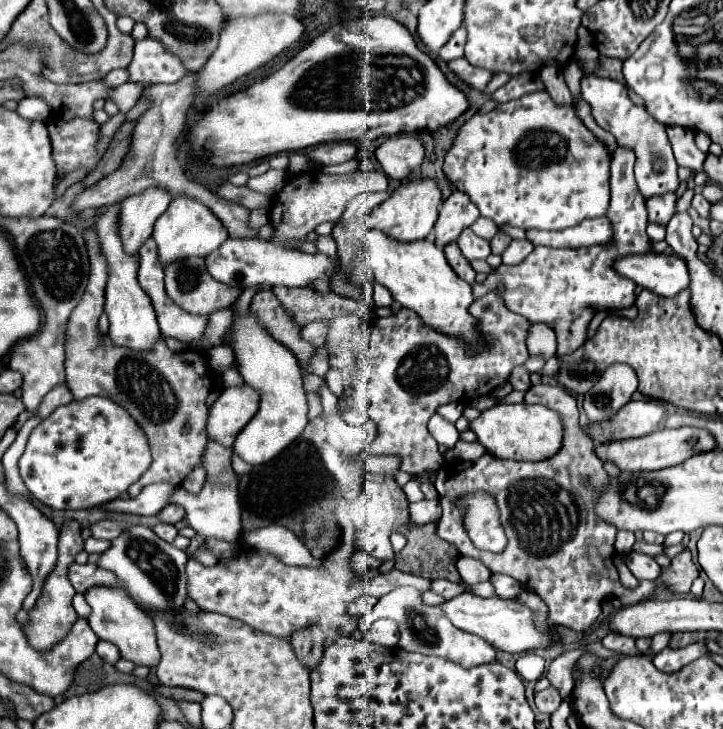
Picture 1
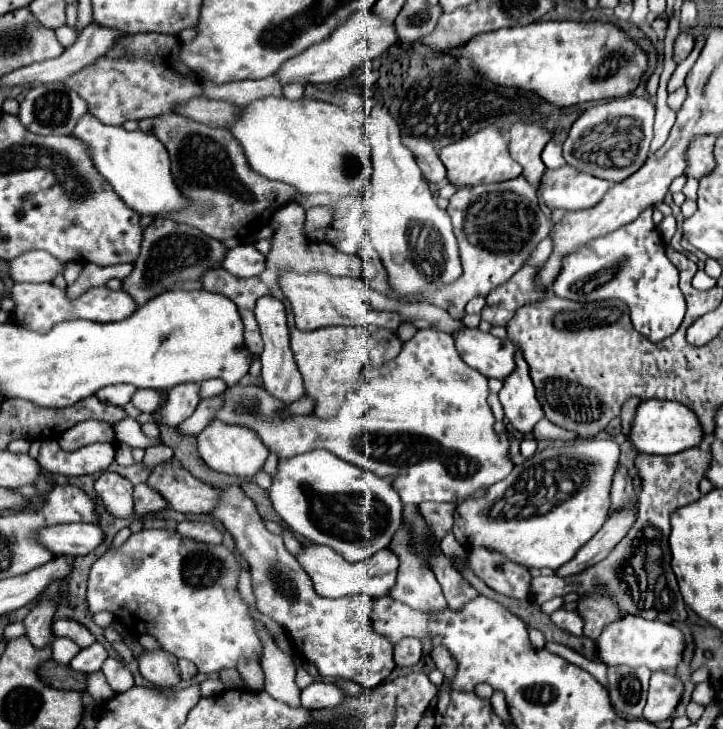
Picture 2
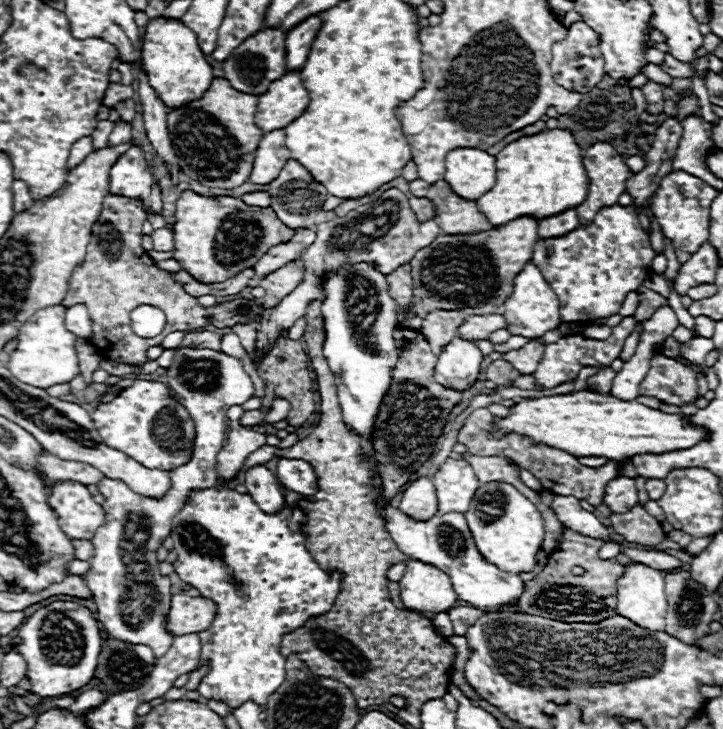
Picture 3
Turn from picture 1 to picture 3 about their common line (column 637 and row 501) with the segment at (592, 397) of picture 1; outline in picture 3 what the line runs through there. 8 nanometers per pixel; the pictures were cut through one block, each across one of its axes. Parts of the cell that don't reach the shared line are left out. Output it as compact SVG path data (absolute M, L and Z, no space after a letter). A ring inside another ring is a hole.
M386 498L378 500L378 508L382 508L382 516L386 518L386 532L390 534L390 538L394 538L398 550L402 550L412 560L428 562L444 570L450 576L460 600L466 600L476 608L502 608L518 604L524 592L524 582L520 580L518 574L502 572L480 556L464 514L458 512L442 516L436 514L434 518L420 522L404 514L400 508L392 508L392 504Z

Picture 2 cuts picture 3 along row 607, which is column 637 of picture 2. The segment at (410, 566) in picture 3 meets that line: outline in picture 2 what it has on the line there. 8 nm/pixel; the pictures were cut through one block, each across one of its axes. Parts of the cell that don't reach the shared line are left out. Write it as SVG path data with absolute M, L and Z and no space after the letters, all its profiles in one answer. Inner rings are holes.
M644 400L636 408L628 440L638 454L676 454L686 448L698 446L702 440L702 428L696 414L692 414L692 410L680 402Z

